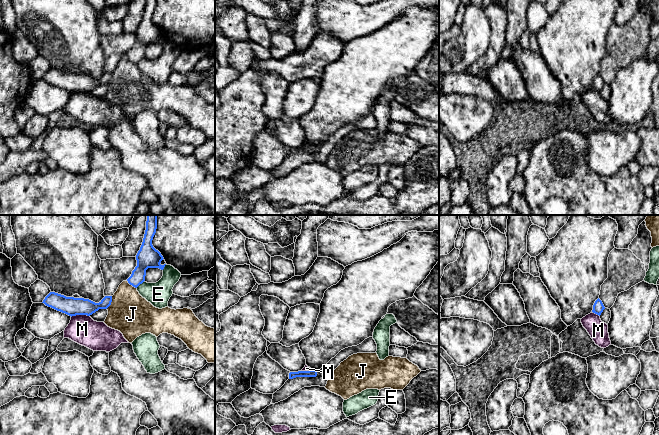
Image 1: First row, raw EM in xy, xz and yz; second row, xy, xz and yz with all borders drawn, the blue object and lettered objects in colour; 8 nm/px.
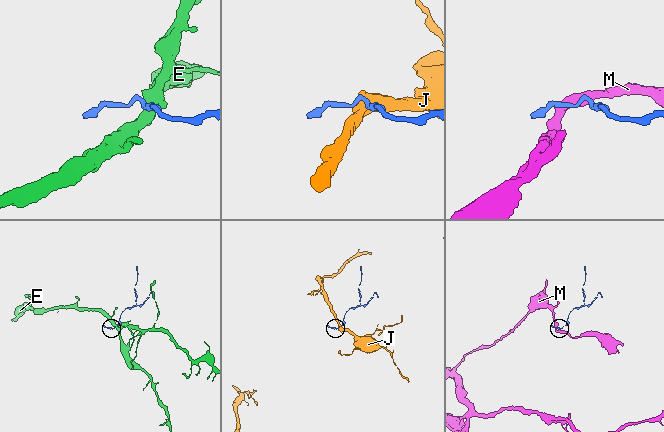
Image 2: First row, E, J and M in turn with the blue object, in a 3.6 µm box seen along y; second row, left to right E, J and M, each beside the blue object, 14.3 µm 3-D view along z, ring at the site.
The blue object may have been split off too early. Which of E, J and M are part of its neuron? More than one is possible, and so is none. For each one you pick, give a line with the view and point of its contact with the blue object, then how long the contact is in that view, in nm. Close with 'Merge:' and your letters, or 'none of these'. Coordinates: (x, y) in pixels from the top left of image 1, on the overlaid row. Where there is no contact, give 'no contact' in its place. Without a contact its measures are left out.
Merge: none of these

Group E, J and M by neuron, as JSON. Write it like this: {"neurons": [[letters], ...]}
{"neurons": [["E"], ["J"], ["M"]]}

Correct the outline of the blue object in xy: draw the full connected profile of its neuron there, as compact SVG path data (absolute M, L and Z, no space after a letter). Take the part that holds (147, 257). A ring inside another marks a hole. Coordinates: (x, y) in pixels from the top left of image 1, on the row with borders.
M147 215L146 230L140 250L136 255L137 266L132 271L131 276L127 279L128 283L137 288L145 281L146 270L148 268L164 269L161 265L164 259L161 253L152 245L153 237L157 229L157 215Z

